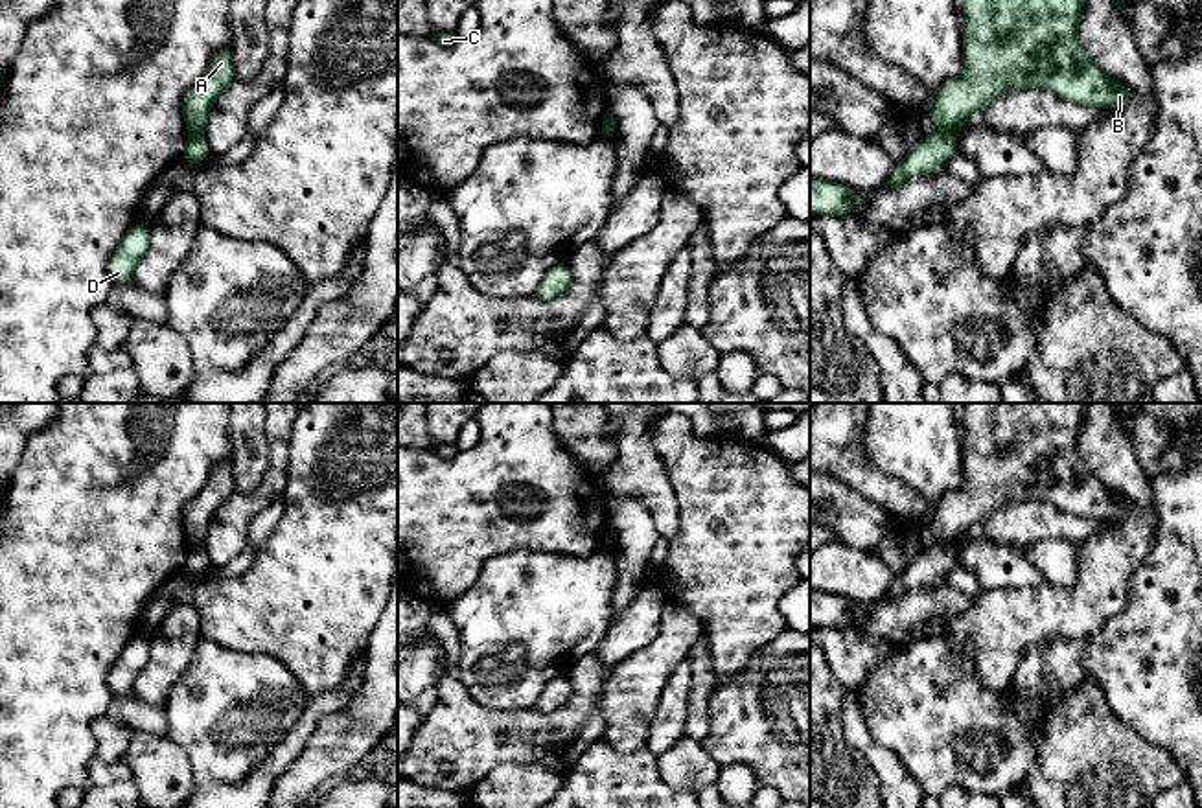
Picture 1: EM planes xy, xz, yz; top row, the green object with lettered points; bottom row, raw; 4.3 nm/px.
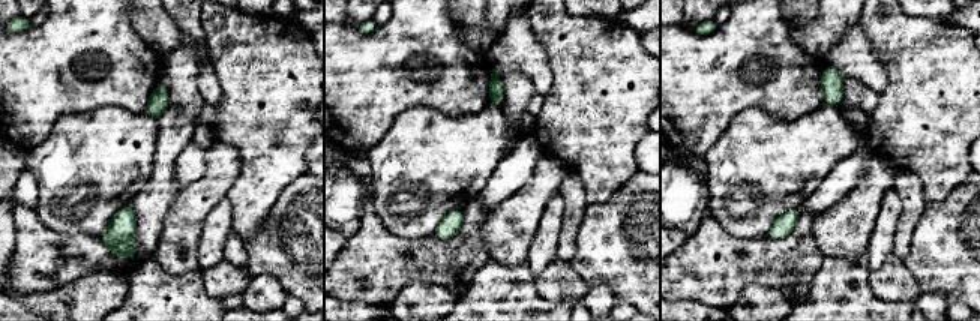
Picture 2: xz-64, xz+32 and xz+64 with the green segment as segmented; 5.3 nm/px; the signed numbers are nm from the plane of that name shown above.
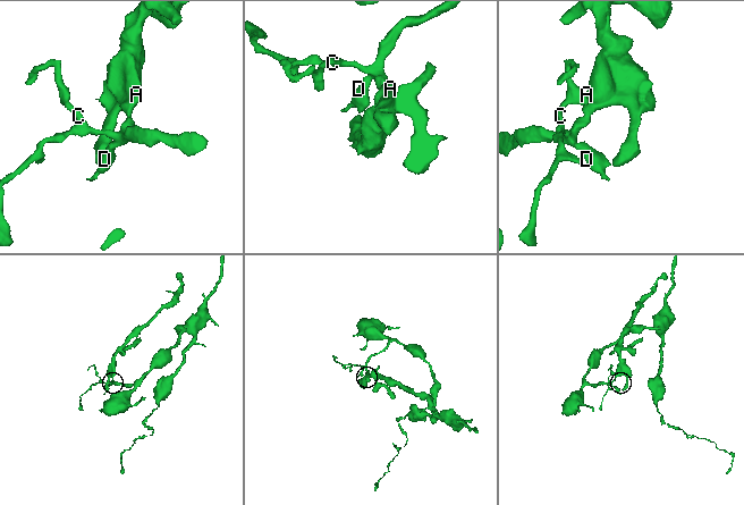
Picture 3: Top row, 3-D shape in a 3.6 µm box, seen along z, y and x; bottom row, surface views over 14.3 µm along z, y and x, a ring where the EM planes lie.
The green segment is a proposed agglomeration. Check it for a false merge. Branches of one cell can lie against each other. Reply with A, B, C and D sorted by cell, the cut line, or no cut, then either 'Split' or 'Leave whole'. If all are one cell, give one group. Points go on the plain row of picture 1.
Groups: A B / C D. Split along yz (939, 543), (954, 545). Split

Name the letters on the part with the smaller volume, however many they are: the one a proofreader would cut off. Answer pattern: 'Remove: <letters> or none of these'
Remove: A, B

